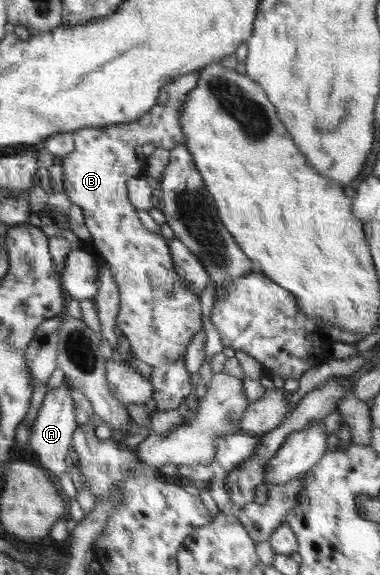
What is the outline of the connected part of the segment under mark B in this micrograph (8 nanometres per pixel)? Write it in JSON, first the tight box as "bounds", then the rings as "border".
{"bounds":[62,72,203,411],"border":[[[199,72],[183,75],[173,83],[161,87],[157,101],[153,107],[137,121],[129,123],[112,123],[103,127],[83,127],[72,132],[74,150],[62,157],[63,191],[68,195],[73,205],[79,205],[85,216],[85,225],[92,237],[92,243],[97,247],[100,255],[109,261],[111,275],[120,291],[119,313],[116,325],[130,343],[134,357],[151,365],[150,382],[153,386],[152,397],[156,409],[169,411],[177,409],[180,403],[188,396],[194,395],[199,390],[191,384],[191,373],[185,369],[184,355],[188,343],[203,328],[201,320],[201,307],[199,294],[185,289],[185,284],[174,270],[172,255],[168,241],[162,235],[157,235],[147,230],[137,216],[137,209],[129,201],[127,186],[128,181],[140,176],[140,169],[146,165],[146,158],[141,157],[137,149],[144,143],[153,143],[155,147],[172,150],[184,143],[180,126],[180,113],[186,100],[188,91],[197,87]]]}

